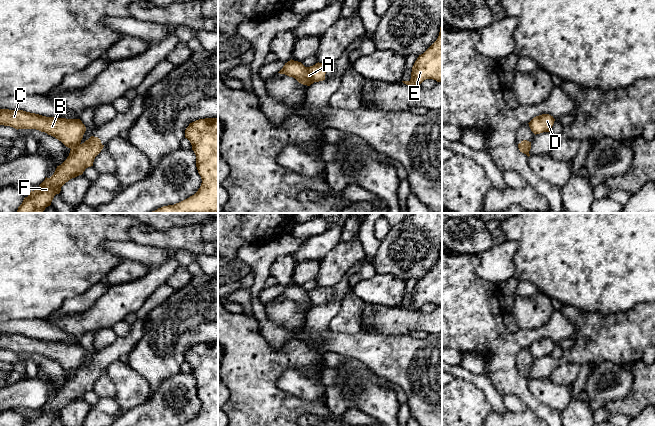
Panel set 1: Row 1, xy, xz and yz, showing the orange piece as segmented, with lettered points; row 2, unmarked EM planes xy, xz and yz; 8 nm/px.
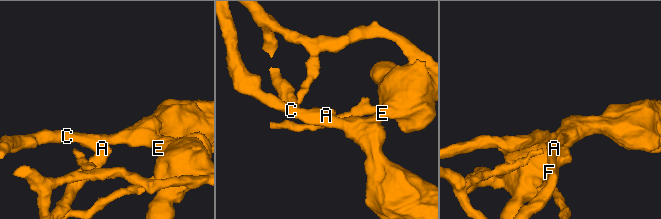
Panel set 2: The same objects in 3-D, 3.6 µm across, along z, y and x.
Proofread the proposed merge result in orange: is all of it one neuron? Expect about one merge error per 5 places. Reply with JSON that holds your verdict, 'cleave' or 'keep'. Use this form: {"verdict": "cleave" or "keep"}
{"verdict": "keep"}

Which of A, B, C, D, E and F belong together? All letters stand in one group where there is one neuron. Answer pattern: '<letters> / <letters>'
A B C D E F

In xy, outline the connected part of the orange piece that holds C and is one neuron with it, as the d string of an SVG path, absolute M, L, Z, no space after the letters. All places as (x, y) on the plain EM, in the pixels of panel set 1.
M0 333L0 349L17 354L36 353L45 356L71 373L67 383L57 390L54 398L50 402L46 401L38 414L31 414L23 426L52 426L66 406L93 390L95 381L104 371L101 364L94 360L81 366L86 351L80 343L54 342L23 334Z

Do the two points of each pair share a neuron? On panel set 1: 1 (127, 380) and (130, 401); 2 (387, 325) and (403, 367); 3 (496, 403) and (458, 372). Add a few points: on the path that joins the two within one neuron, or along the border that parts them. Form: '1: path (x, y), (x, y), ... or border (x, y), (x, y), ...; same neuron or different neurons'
1: path (130, 385), (130, 396); same neuron
2: border (368, 331), (382, 335), (408, 335); different neurons
3: path (490, 392), (477, 379), (469, 376); same neuron

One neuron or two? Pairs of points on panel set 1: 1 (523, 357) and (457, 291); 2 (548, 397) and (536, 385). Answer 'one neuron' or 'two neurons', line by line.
1: two neurons
2: one neuron

